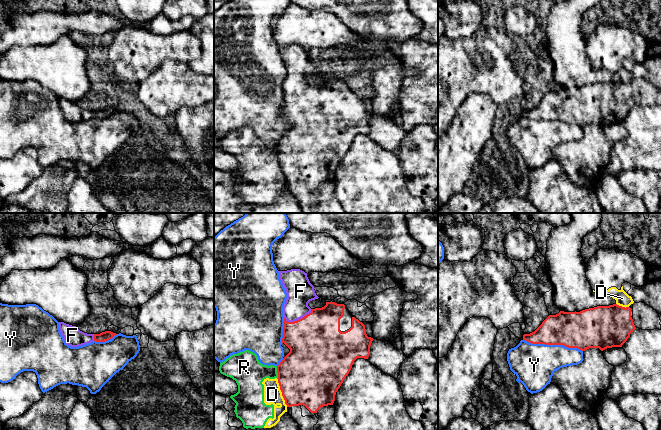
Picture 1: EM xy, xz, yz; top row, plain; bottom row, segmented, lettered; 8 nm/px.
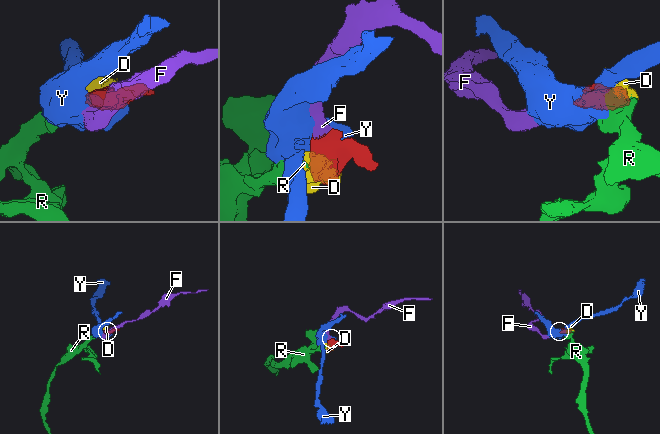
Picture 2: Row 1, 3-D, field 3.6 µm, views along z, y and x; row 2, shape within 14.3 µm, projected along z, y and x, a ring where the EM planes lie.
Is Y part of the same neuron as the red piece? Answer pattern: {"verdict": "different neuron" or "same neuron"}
{"verdict": "different neuron"}

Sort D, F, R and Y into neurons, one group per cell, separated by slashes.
D R / F / Y

